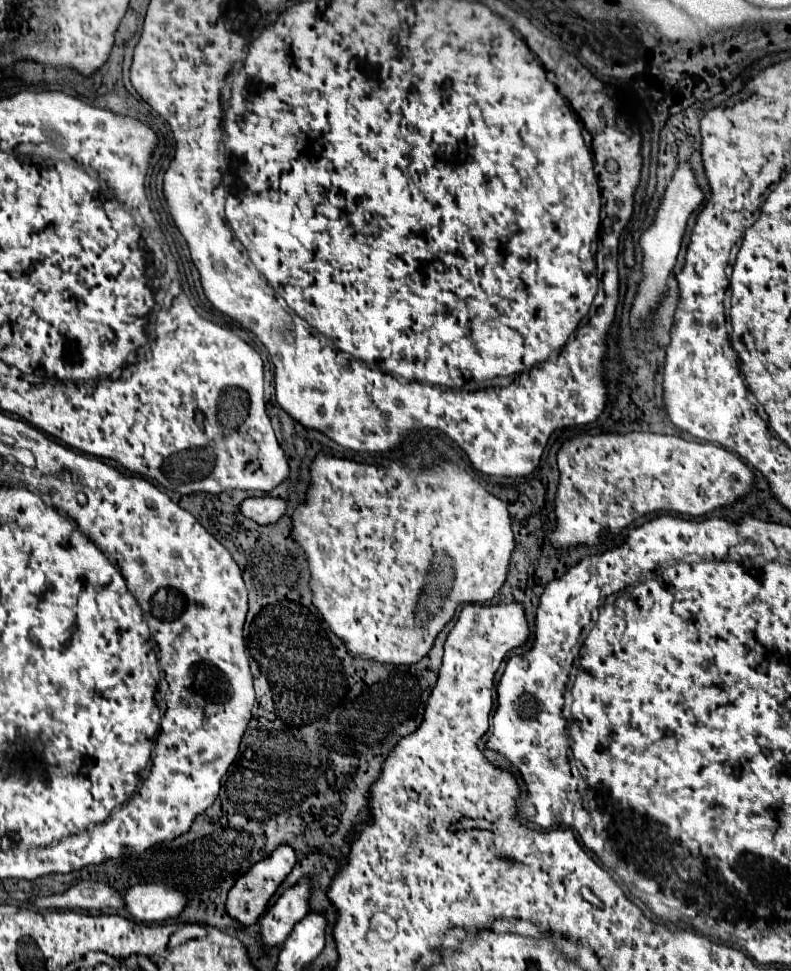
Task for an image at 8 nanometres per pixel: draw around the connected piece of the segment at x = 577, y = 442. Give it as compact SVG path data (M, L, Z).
M631 431L625 435L579 433L561 445L557 453L557 467L561 473L557 487L557 501L555 501L557 525L555 531L549 533L549 539L555 547L567 547L575 543L597 545L599 533L603 529L611 529L613 533L619 533L637 517L655 511L667 511L667 513L679 513L691 517L707 515L713 509L731 505L741 495L749 493L755 479L749 467L737 455L729 453L723 447L711 443L687 441L677 435L653 435L643 431Z

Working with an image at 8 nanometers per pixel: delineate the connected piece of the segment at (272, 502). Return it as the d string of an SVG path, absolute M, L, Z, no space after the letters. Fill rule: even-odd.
M265 495L265 497L251 497L251 499L245 499L241 503L241 511L261 523L261 525L269 525L269 523L277 523L283 515L285 515L285 499L281 497L271 497L271 495Z

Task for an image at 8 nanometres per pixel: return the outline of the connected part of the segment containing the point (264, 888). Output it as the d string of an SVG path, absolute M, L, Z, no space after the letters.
M281 843L281 845L273 851L273 855L261 859L261 861L255 863L245 875L241 875L241 877L237 879L237 883L231 887L229 897L227 897L227 905L225 905L227 913L229 913L235 921L239 921L241 925L245 925L245 927L247 927L247 925L253 925L253 923L265 913L269 899L273 897L273 893L277 891L277 887L283 883L283 879L291 873L291 869L295 867L295 863L297 863L295 849L293 849L289 843Z

